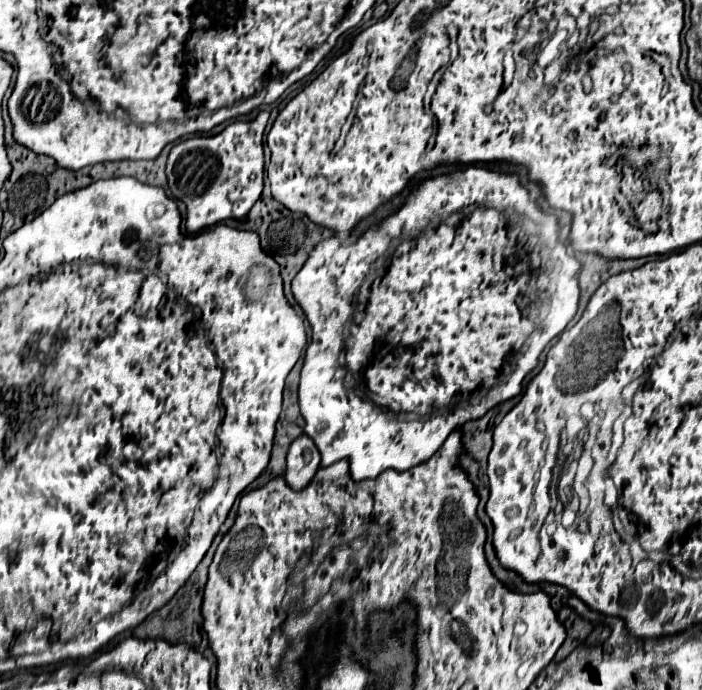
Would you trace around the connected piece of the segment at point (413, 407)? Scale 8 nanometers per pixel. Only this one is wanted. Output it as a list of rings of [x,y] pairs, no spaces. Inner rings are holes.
[[[468,166],[464,172],[456,172],[456,174],[448,174],[448,176],[438,176],[438,178],[430,178],[430,180],[420,182],[414,188],[412,196],[408,198],[408,202],[396,214],[388,216],[380,226],[374,226],[372,230],[368,230],[354,244],[348,244],[348,246],[340,244],[338,246],[338,240],[324,240],[324,242],[320,242],[310,252],[310,258],[306,260],[304,268],[292,280],[292,294],[294,294],[296,302],[302,306],[302,310],[306,312],[306,318],[308,318],[308,322],[312,326],[312,342],[306,348],[306,360],[304,360],[304,368],[302,368],[302,374],[300,374],[298,402],[300,402],[300,412],[304,416],[304,422],[306,422],[304,432],[316,442],[316,446],[318,446],[318,450],[322,454],[322,462],[320,464],[322,466],[330,466],[330,464],[334,464],[334,462],[338,462],[342,458],[348,458],[350,460],[350,476],[356,482],[366,480],[366,478],[376,478],[380,472],[384,472],[388,468],[408,470],[408,468],[412,468],[416,464],[428,460],[444,444],[446,436],[456,426],[462,426],[464,422],[468,422],[472,418],[480,418],[492,406],[496,406],[496,404],[500,404],[500,402],[520,394],[522,392],[522,380],[536,366],[538,354],[544,350],[544,346],[554,336],[558,336],[566,328],[566,324],[576,314],[578,298],[580,298],[580,290],[578,290],[578,282],[576,282],[576,274],[578,272],[580,272],[578,260],[570,258],[566,254],[566,248],[558,242],[556,218],[548,216],[548,214],[542,216],[542,212],[534,206],[534,202],[530,200],[528,192],[520,186],[520,182],[518,182],[518,178],[514,174],[490,172],[490,170],[484,170],[484,168],[478,168],[478,166]],[[424,250],[430,250],[430,256],[428,256],[430,260],[424,258]],[[376,260],[378,260],[378,266],[380,266],[380,270],[378,270],[380,276],[378,276],[376,286],[374,286],[374,262]],[[348,320],[350,320],[350,334],[346,338]],[[368,346],[372,348],[372,352],[368,352],[368,354],[364,354],[364,358],[360,358],[362,366],[354,366],[354,368],[348,366],[348,360],[352,360],[352,356],[356,352],[360,354],[360,348],[368,348]],[[346,368],[348,368],[348,372],[350,370],[360,370],[360,372],[354,372],[354,374],[360,374],[356,378],[362,380],[362,386],[368,392],[372,402],[364,402],[354,389],[346,388],[346,382],[344,382]],[[470,394],[474,394],[474,400],[470,404],[464,404],[464,400],[468,400]],[[402,412],[416,412],[416,414],[420,414],[424,418],[422,420],[412,420],[411,422],[408,416],[400,416]]]

